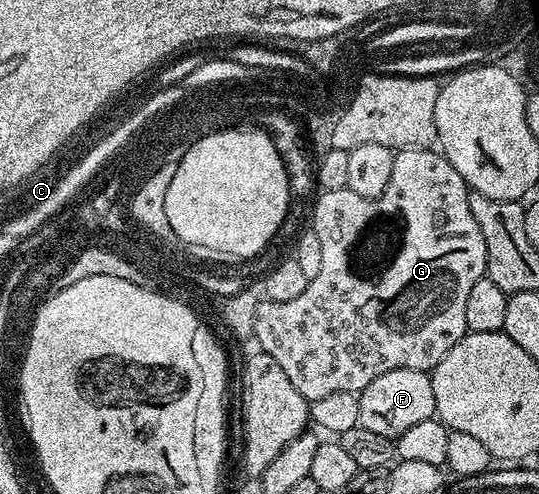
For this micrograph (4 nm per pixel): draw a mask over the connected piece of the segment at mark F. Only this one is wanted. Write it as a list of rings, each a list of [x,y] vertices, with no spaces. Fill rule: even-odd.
[[[399,368],[395,372],[383,372],[379,380],[371,380],[371,384],[367,384],[367,388],[359,395],[360,426],[394,440],[407,432],[407,428],[434,417],[436,413],[433,379],[424,370]]]

